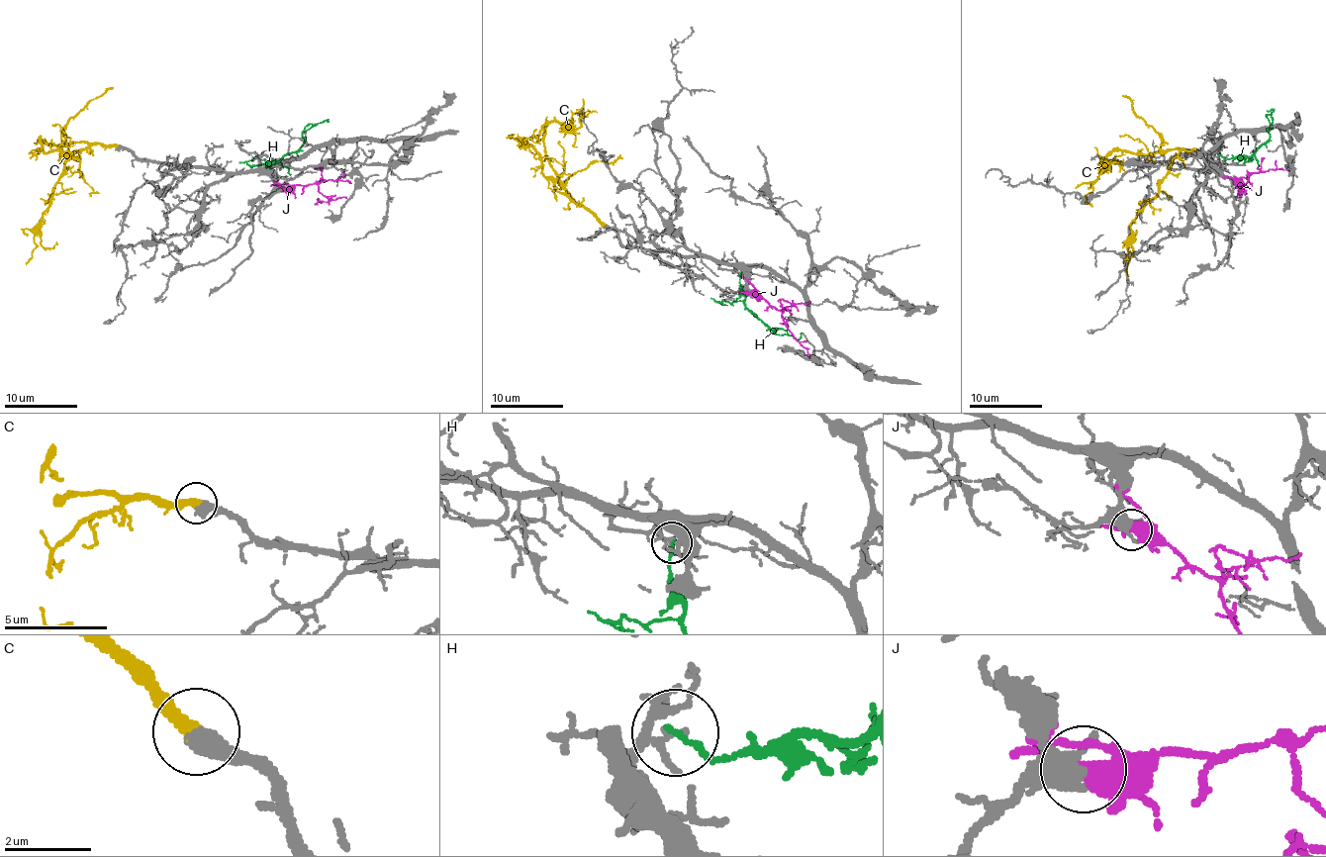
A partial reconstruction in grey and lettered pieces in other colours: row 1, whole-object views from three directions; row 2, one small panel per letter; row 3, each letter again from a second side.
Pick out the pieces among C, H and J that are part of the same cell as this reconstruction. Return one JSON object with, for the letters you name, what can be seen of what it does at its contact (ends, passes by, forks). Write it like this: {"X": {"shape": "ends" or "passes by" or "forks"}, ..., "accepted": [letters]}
{"C": {"shape": "ends"}, "accepted": ["C"]}

